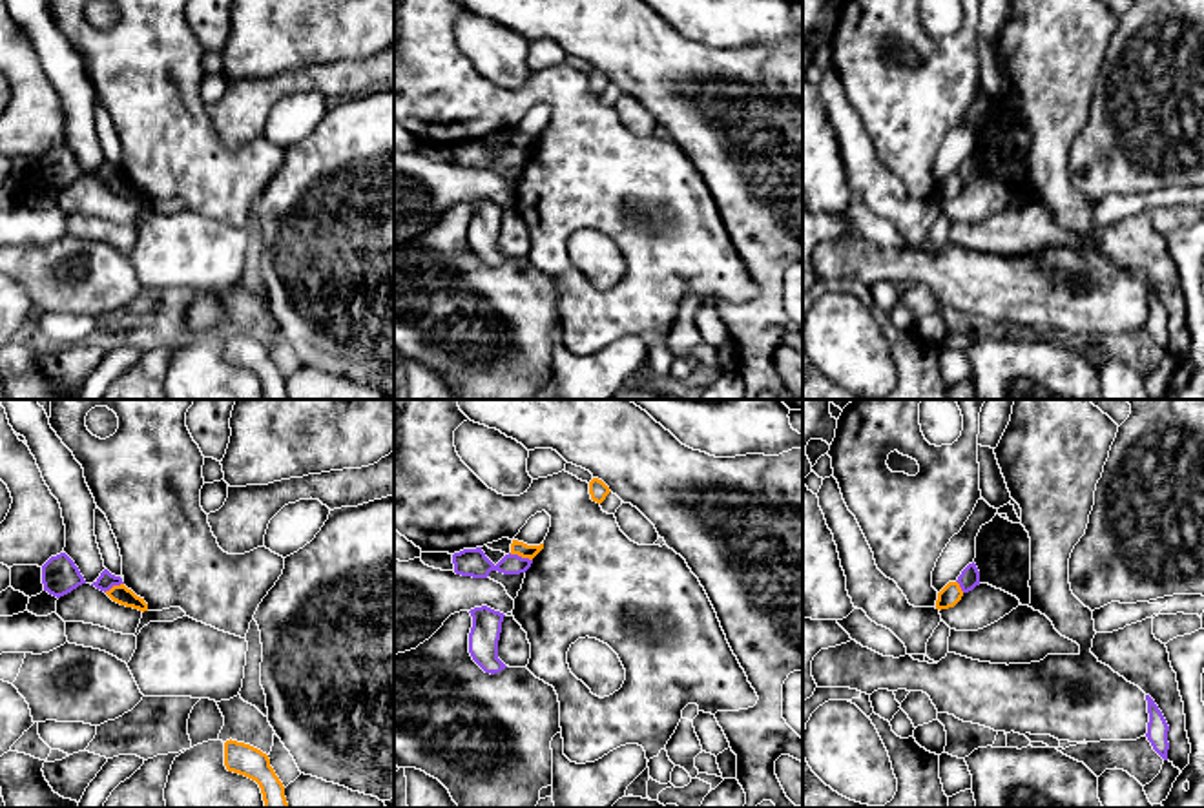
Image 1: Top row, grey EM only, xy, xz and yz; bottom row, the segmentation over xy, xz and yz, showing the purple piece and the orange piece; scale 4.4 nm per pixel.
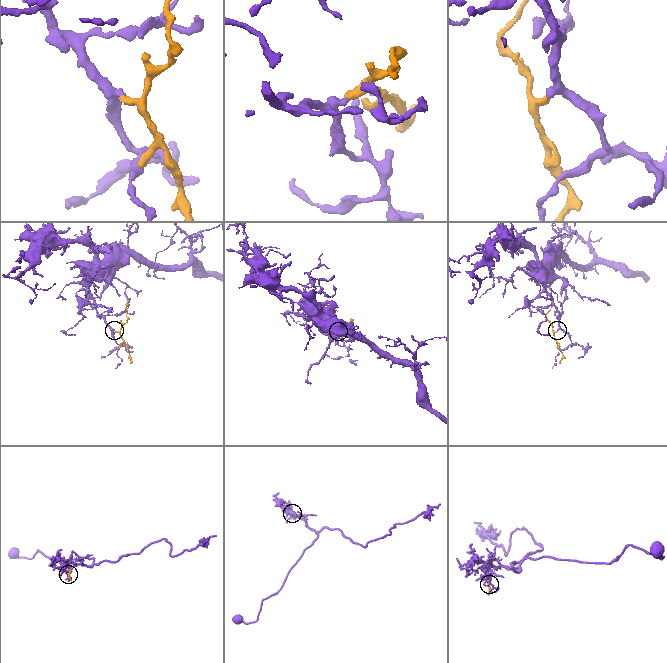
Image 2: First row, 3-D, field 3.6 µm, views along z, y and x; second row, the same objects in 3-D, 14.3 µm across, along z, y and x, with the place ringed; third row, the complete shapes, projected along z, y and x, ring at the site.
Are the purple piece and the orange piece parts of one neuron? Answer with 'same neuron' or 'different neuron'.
different neuron

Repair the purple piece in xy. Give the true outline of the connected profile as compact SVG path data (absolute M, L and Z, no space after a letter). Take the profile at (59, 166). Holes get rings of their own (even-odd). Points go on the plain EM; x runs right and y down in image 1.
M60 144L42 157L42 175L44 182L60 190L86 175L86 171L75 153L66 144Z

